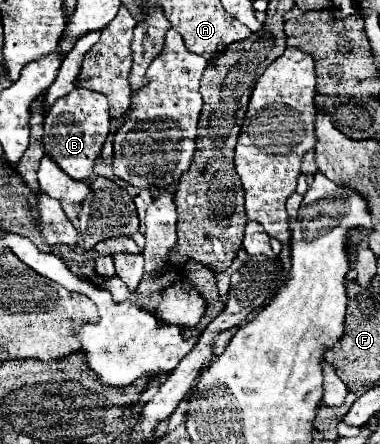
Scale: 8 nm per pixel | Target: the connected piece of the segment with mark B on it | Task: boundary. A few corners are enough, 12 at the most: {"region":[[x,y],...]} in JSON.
{"region":[[74,87],[46,117],[44,153],[88,181],[110,133],[108,99]]}

